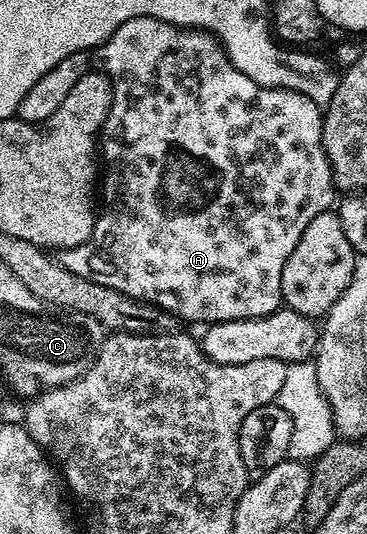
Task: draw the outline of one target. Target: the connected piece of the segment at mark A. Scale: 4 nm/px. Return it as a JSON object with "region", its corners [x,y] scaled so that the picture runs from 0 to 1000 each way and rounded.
{"region":[[[390,30],[354,34],[354,41],[322,49],[316,62],[259,96],[191,101],[191,109],[169,109],[169,116],[158,116],[147,131],[114,139],[114,146],[104,146],[104,154],[93,154],[82,169],[71,169],[54,193],[52,223],[74,232],[112,232],[125,221],[136,221],[136,213],[158,206],[169,184],[180,184],[180,176],[202,169],[202,154],[213,154],[223,139],[253,133],[256,122],[305,148],[305,204],[267,258],[289,258],[289,266],[300,266],[294,277],[311,281],[316,292],[305,292],[300,300],[300,322],[278,322],[278,388],[245,446],[210,464],[172,466],[158,479],[163,494],[223,521],[245,521],[245,528],[267,528],[267,536],[300,536],[300,543],[322,543],[392,569],[452,581],[493,601],[526,599],[542,610],[733,592],[738,584],[749,584],[774,560],[768,506],[779,498],[779,483],[801,476],[801,461],[812,461],[812,446],[834,438],[834,423],[845,423],[845,416],[856,416],[866,401],[907,388],[905,313],[894,309],[894,292],[883,285],[883,219],[875,197],[801,169],[728,165],[692,154],[692,146],[670,146],[659,131],[632,122],[599,77],[575,60],[480,52],[471,45]]]}

